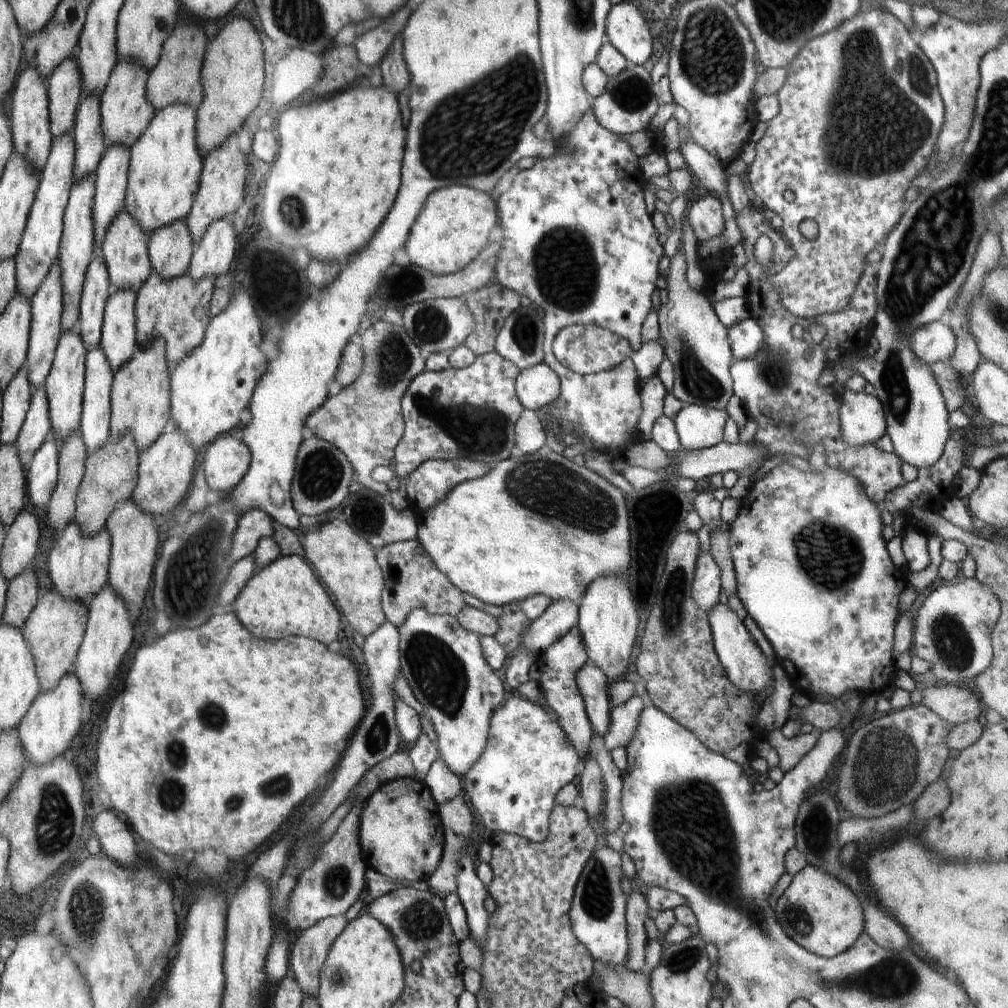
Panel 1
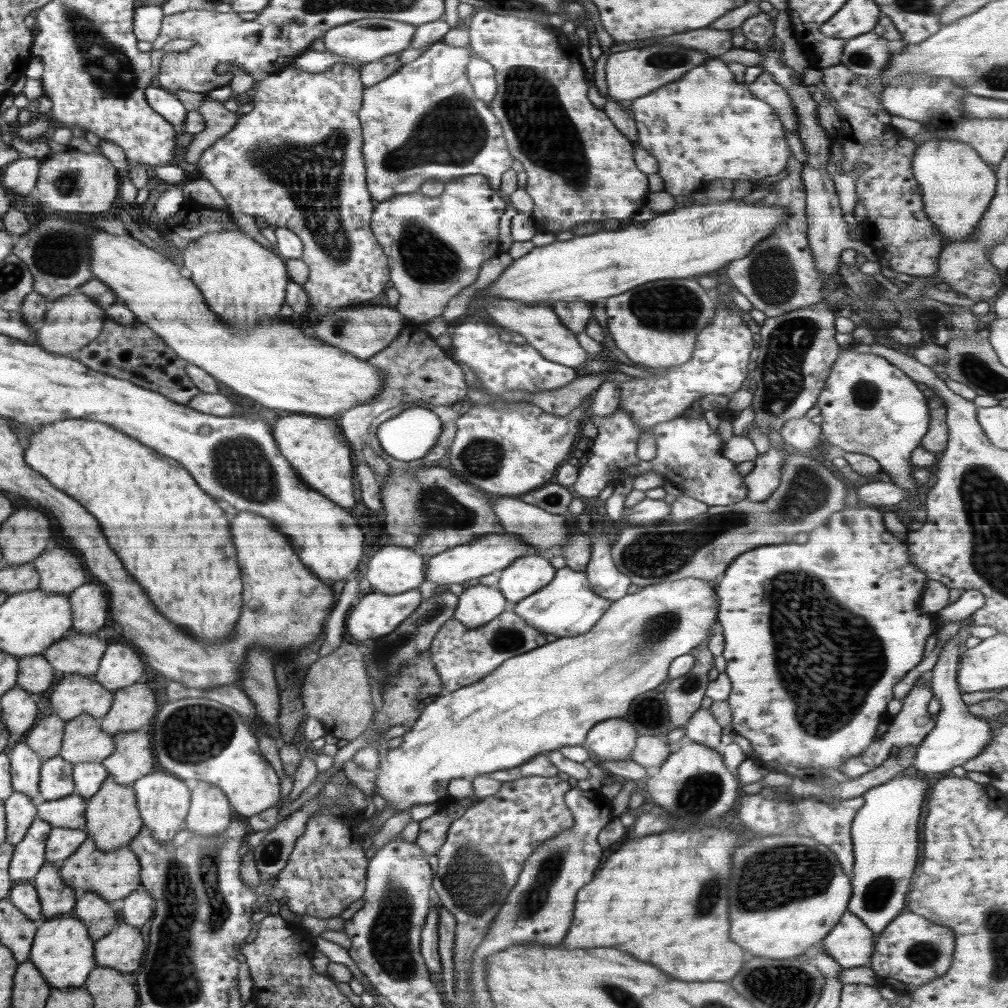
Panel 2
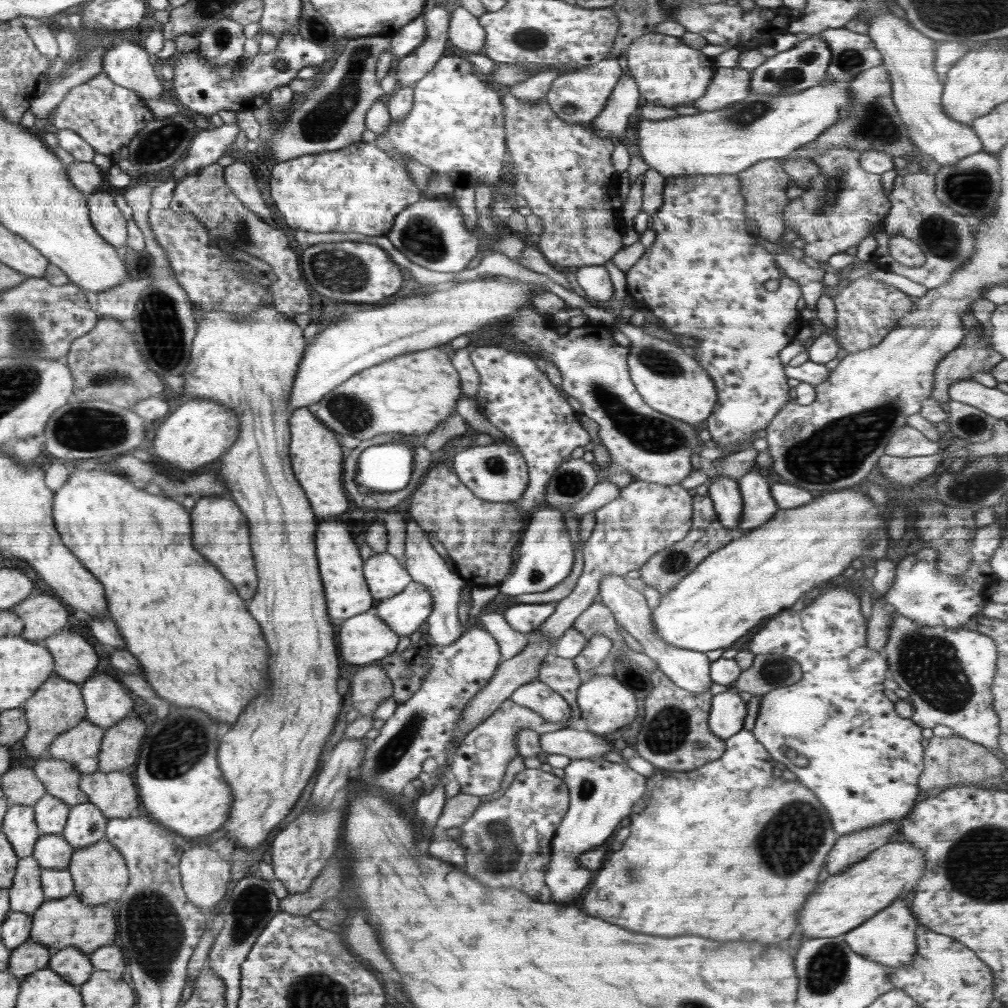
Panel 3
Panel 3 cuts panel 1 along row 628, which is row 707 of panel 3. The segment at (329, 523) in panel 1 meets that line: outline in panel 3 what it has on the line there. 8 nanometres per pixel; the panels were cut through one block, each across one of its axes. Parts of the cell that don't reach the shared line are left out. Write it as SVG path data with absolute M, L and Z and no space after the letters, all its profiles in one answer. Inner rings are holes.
M376 664L364 665L352 678L352 702L359 716L369 715L385 698L392 697L388 673Z

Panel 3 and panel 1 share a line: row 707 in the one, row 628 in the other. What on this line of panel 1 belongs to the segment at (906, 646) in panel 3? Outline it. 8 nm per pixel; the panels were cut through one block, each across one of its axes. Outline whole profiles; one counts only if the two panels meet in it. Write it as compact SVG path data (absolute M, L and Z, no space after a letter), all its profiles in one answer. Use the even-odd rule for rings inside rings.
M960 577L934 590L913 620L912 654L930 664L926 673L939 684L969 684L993 659L991 632L1001 613L996 593L976 578Z

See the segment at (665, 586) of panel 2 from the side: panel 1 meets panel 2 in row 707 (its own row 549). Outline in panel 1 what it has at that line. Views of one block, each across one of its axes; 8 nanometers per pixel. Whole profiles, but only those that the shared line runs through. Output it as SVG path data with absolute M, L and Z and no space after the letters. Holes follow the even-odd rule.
M549 449L536 451L534 454L519 454L500 462L494 462L490 467L490 472L484 474L482 478L474 480L464 480L459 485L450 489L446 498L432 506L428 512L418 513L416 528L418 528L417 539L424 546L428 553L428 558L434 562L434 566L440 572L446 573L450 582L464 594L470 594L478 598L480 602L489 604L492 610L512 604L512 602L522 602L534 594L544 594L548 598L556 600L572 600L577 605L581 602L588 586L602 576L620 576L628 570L630 566L630 528L628 528L628 512L626 512L626 500L624 492L620 492L618 487L610 484L606 478L599 476L596 472L591 471L586 465L580 466L572 459L564 457L562 453L556 453Z

